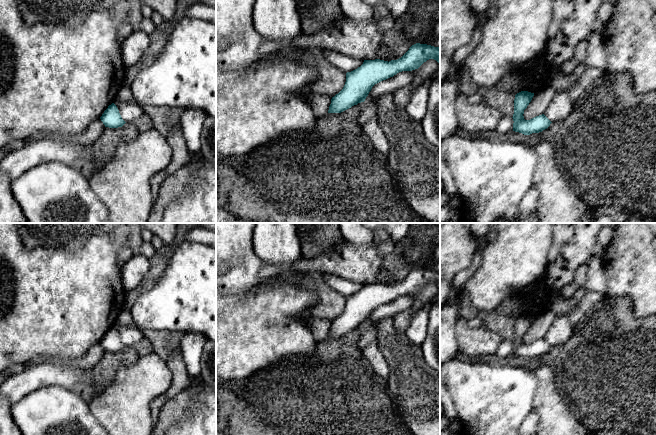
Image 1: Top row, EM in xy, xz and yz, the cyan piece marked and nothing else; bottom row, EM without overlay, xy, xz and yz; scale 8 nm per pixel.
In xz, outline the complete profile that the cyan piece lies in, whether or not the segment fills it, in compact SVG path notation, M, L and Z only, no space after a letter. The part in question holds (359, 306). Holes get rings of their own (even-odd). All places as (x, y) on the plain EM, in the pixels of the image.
M416 267L397 284L364 284L360 291L346 297L345 309L332 321L328 337L341 337L364 326L375 308L399 296L418 293L429 283L434 283L440 288L440 272Z

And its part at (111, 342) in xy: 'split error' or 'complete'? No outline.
complete

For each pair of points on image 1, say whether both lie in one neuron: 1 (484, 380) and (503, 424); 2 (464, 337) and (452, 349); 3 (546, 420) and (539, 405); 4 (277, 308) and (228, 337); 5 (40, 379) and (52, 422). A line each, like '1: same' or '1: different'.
1: same
2: different
3: same
4: same
5: different

